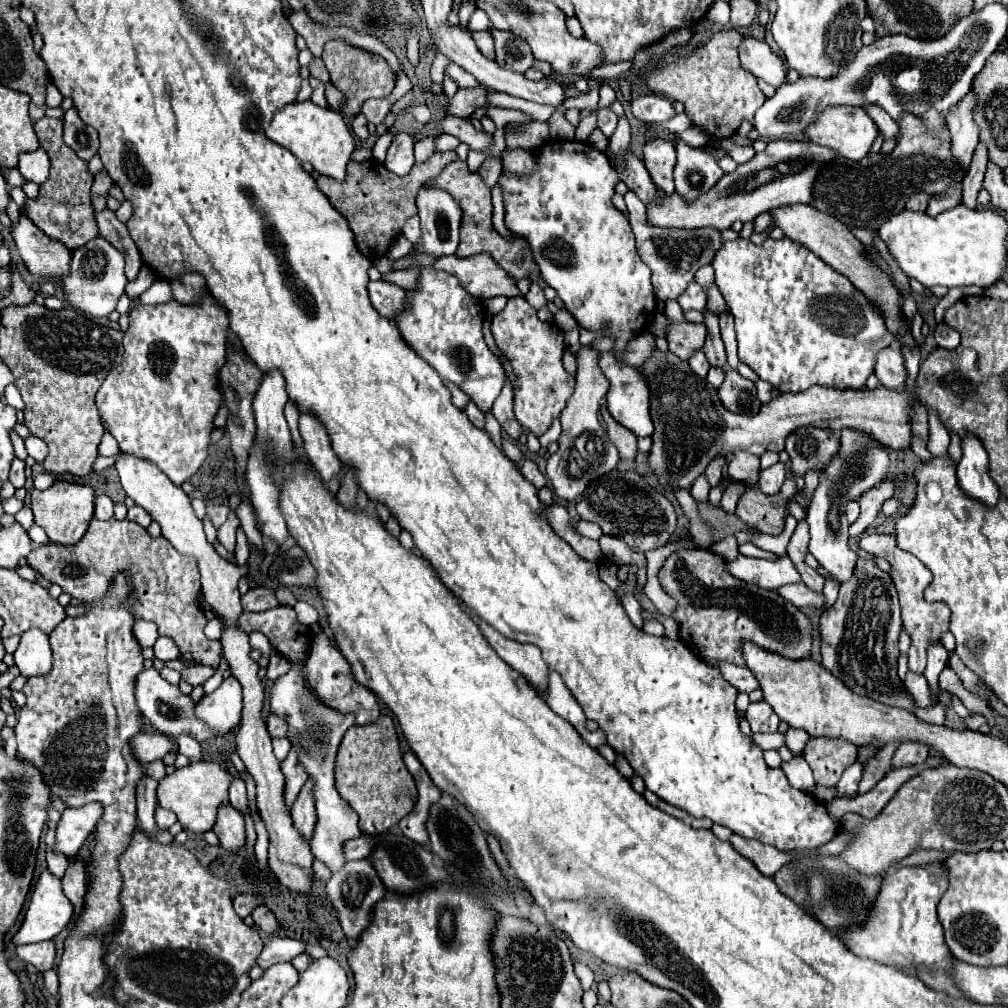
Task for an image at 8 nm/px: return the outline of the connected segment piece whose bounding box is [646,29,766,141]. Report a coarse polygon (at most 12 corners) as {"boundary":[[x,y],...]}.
{"boundary":[[716,31],[646,77],[712,141],[766,99],[740,67],[738,31]]}

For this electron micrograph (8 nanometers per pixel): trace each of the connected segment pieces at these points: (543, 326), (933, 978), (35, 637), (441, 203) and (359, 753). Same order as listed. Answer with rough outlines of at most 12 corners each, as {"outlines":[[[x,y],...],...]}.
{"outlines":[[[510,297],[492,333],[516,377],[514,415],[540,437],[576,383],[564,331]],[[948,869],[886,875],[868,923],[836,935],[852,953],[914,969],[966,999],[936,905]],[[28,629],[20,637],[14,663],[26,679],[48,673],[48,635]],[[422,185],[416,207],[422,243],[412,255],[456,253],[462,209]],[[392,719],[350,727],[336,791],[382,835],[418,799]]]}

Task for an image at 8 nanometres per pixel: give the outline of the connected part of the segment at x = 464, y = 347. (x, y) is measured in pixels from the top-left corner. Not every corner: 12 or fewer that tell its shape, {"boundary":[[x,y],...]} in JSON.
{"boundary":[[422,267],[404,341],[488,413],[504,369],[484,309],[456,277]]}

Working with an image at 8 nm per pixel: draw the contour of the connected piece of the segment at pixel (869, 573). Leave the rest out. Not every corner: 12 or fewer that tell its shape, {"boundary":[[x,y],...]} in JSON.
{"boundary":[[858,557],[820,617],[822,665],[912,711],[892,577]]}

